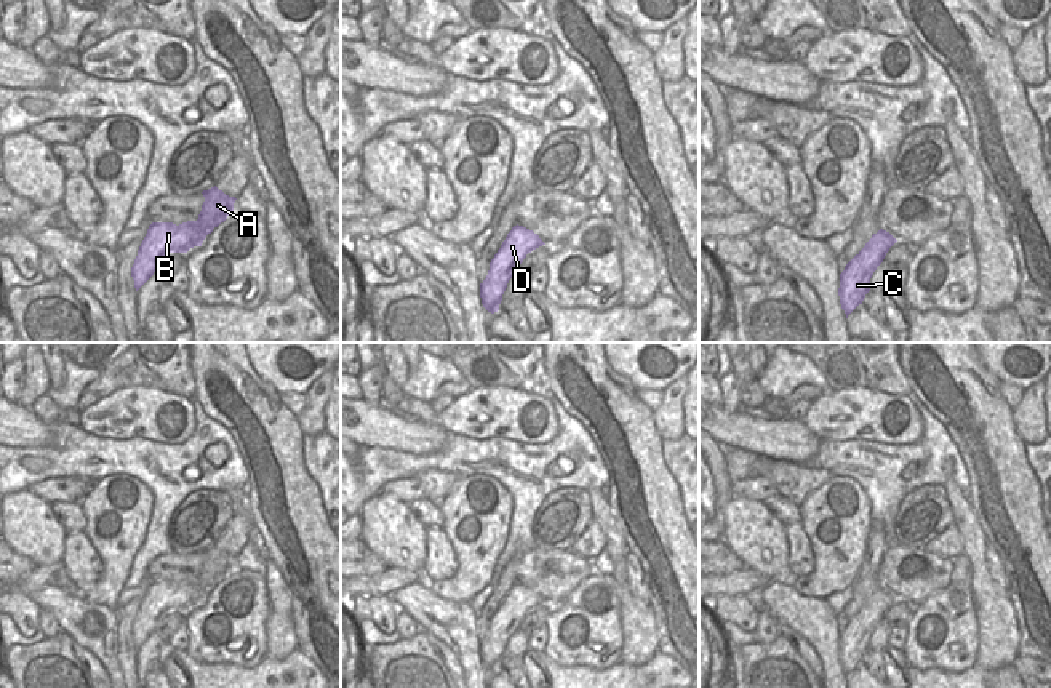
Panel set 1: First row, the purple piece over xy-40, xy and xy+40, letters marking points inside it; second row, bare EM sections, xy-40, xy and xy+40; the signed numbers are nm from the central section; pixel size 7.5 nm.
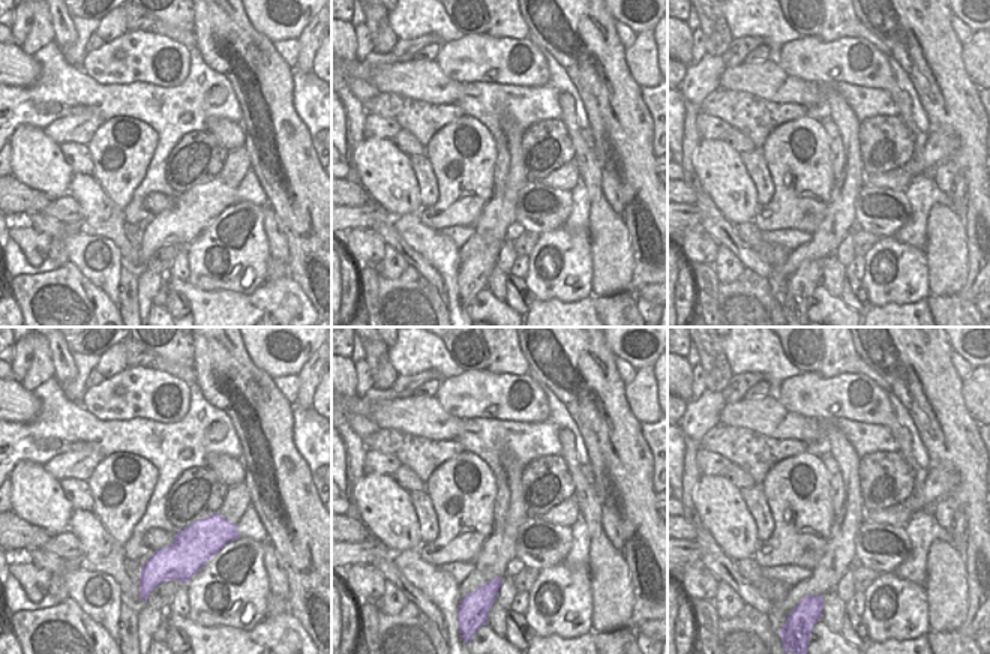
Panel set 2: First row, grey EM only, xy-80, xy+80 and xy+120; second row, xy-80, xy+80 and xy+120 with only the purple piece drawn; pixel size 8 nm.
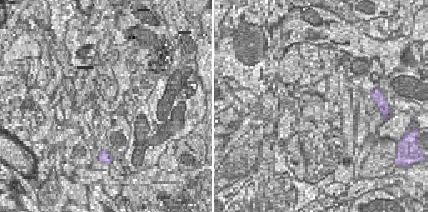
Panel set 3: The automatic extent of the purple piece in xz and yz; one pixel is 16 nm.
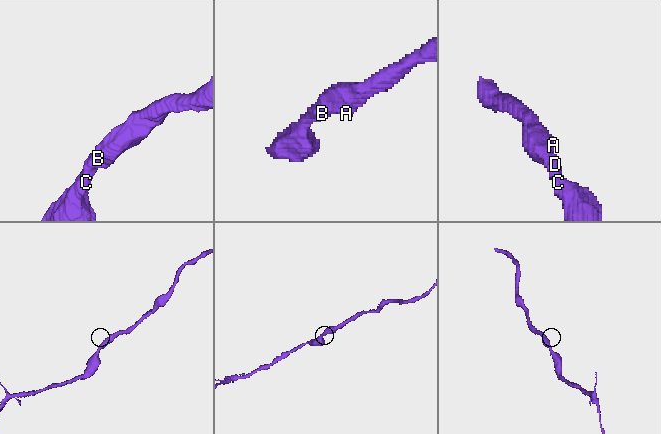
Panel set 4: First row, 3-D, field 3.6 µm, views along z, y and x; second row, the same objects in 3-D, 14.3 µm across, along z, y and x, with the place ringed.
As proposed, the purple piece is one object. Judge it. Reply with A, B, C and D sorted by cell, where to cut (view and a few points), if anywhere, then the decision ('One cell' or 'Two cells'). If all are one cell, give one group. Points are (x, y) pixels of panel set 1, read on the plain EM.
Groups: A B C D. No split. One cell

